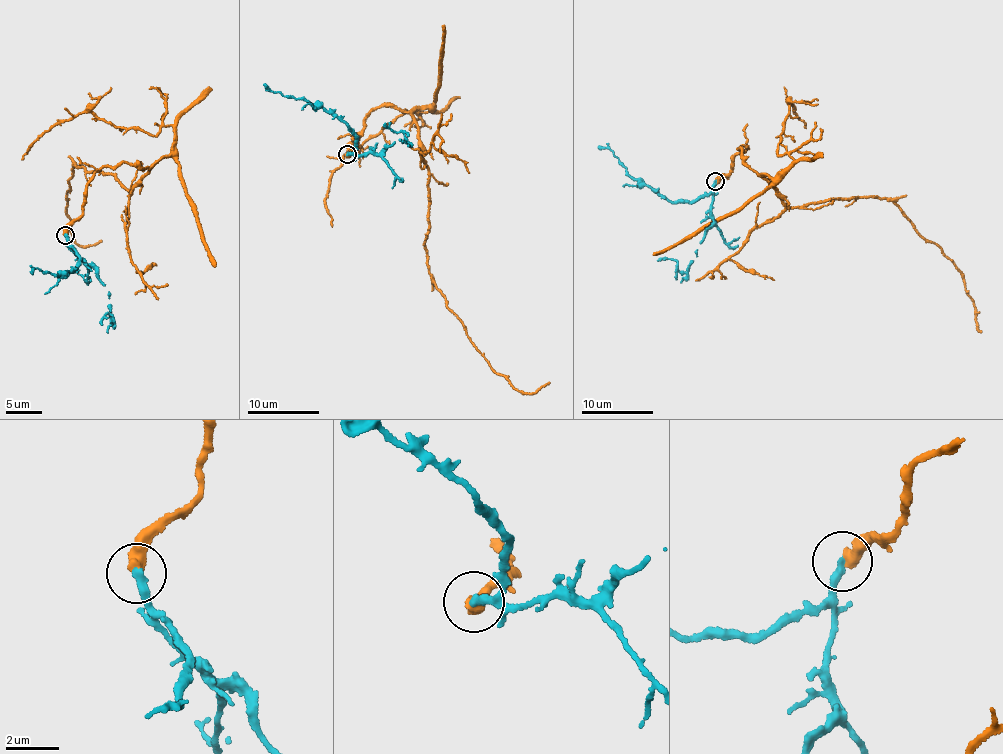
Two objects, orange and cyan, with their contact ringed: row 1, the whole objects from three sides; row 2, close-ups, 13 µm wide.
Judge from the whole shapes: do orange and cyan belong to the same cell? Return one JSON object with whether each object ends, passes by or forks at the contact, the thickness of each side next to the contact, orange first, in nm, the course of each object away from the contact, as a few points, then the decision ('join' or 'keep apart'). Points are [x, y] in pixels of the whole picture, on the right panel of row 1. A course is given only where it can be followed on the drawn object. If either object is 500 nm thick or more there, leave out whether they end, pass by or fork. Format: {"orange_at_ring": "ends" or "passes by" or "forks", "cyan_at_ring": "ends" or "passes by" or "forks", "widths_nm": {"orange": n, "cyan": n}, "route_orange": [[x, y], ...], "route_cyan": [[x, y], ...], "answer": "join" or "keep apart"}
{"widths_nm": {"orange": 500, "cyan": 320}, "route_orange": [[715, 181], [746, 148], [740, 148], [748, 166], [792, 208], [887, 198], [961, 273], [981, 332]], "route_cyan": [[715, 181], [710, 192], [692, 201], [668, 200], [627, 172], [612, 151], [597, 145]], "answer": "keep apart"}

